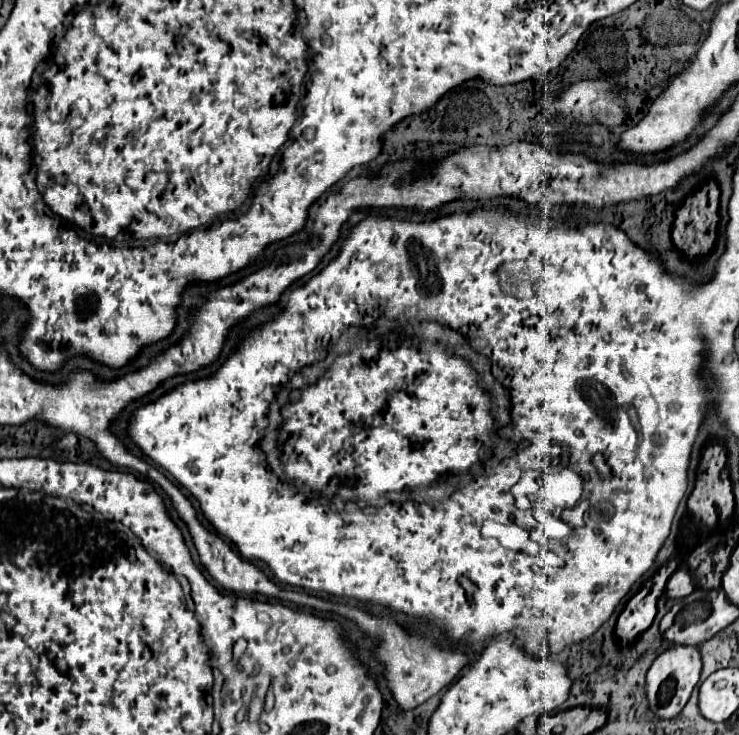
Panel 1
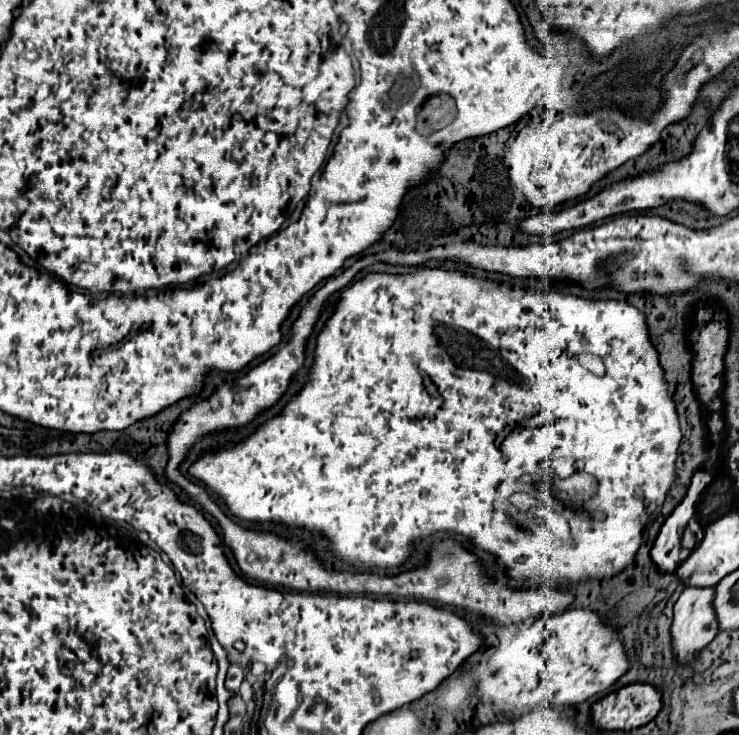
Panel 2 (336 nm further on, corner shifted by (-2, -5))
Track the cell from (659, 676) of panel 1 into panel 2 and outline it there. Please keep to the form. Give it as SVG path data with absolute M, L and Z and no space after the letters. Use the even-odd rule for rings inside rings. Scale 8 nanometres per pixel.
M685 587L681 597L675 603L675 619L671 625L671 633L673 633L673 649L675 649L675 657L677 661L693 661L693 657L697 657L697 653L709 643L713 641L713 637L719 631L717 625L717 617L715 617L715 609L713 609L713 597L715 597L715 587L707 589L707 587Z

